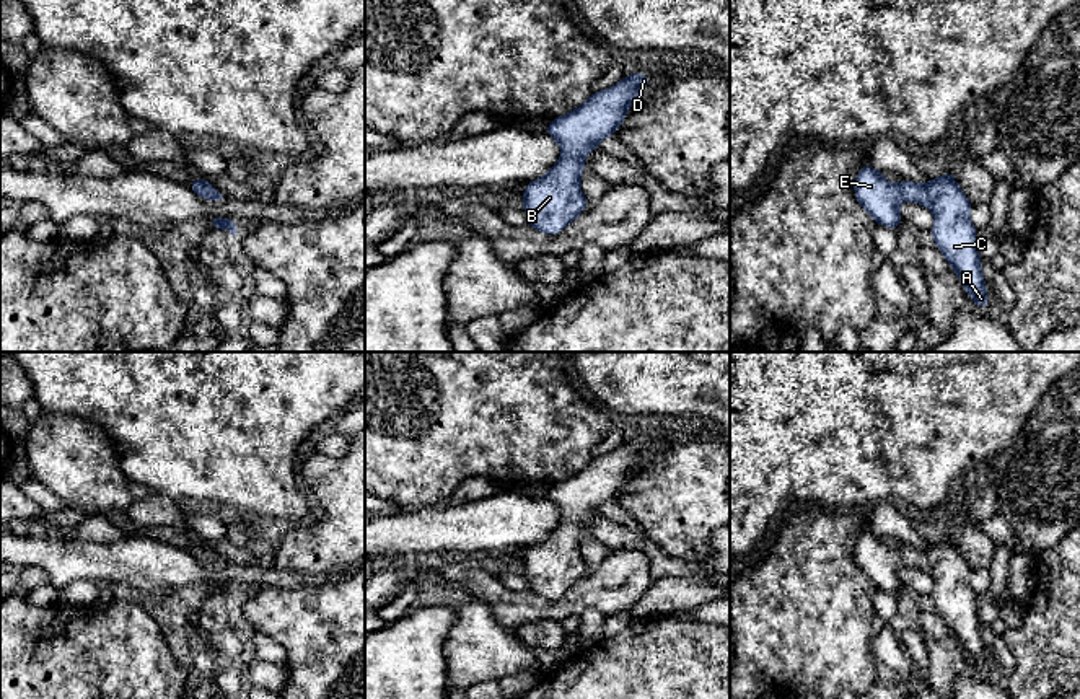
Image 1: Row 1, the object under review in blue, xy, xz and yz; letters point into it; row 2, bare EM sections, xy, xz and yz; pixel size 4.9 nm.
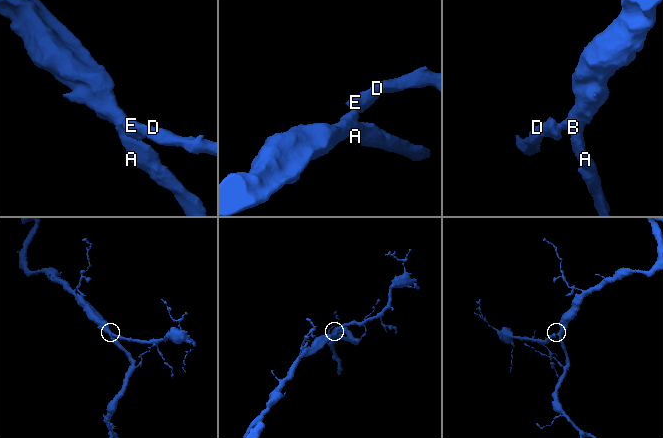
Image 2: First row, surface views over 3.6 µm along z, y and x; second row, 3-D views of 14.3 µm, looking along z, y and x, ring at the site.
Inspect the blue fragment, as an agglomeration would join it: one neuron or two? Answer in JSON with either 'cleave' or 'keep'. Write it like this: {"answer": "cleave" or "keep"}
{"answer": "keep"}

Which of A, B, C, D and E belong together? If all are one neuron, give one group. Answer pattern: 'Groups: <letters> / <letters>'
Groups: A B C D E

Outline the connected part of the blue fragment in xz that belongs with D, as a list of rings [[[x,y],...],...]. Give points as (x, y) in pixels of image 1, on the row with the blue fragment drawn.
[[[626,75],[609,90],[595,91],[573,112],[549,121],[546,134],[560,145],[564,156],[542,178],[528,182],[523,191],[523,212],[531,228],[559,235],[582,215],[588,207],[580,189],[583,160],[603,138],[617,132],[626,119],[626,109],[650,81],[650,75]]]

